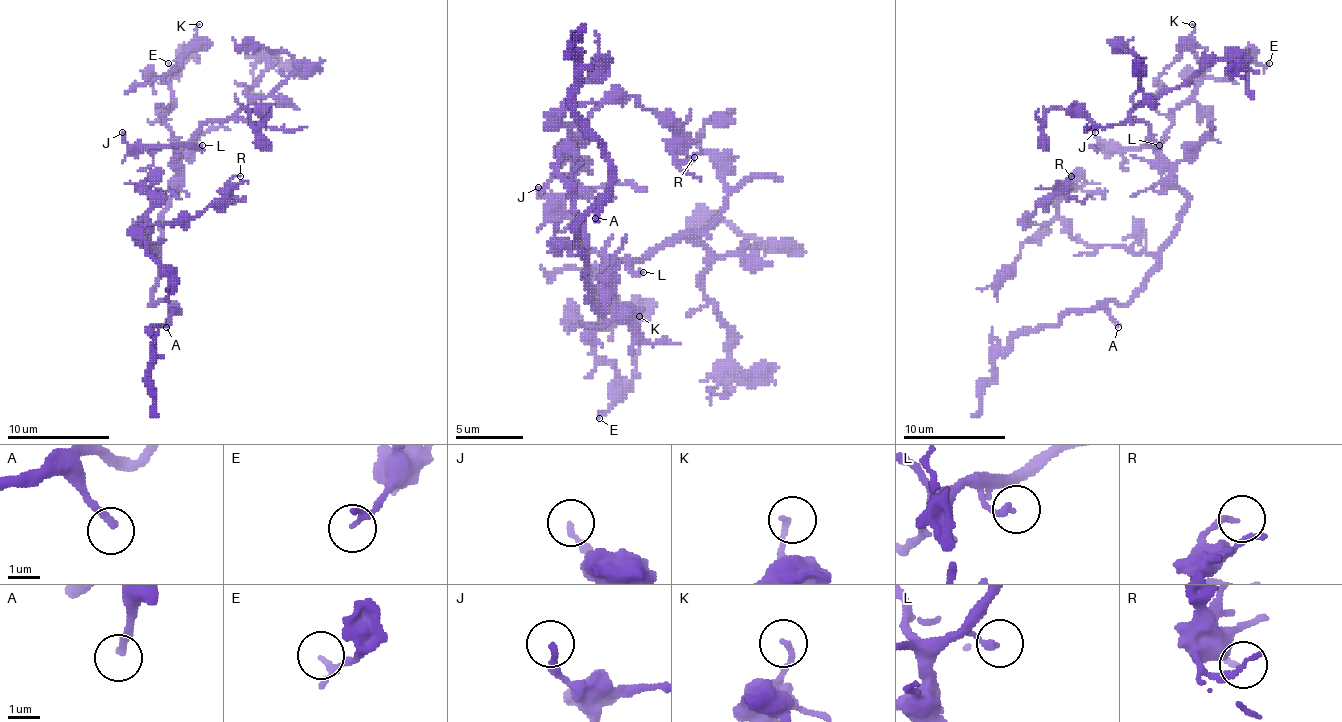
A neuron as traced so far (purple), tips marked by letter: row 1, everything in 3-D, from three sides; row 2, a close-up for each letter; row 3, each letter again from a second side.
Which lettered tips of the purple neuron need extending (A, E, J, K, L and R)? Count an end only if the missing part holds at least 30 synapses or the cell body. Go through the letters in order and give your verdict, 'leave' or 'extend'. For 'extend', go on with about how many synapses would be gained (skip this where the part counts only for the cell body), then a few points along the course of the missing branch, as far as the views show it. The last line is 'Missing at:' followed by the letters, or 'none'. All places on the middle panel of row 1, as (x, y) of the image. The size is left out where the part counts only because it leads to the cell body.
A: extend | 120 syn | (595, 218), (585, 282), (605, 269), (687, 282), (734, 327), (738, 377), (711, 401), (629, 418), (622, 381)
E: leave
J: leave
K: leave
L: leave
R: leave
Missing at: A

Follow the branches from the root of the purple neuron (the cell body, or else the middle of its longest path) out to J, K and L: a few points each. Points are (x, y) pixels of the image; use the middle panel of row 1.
J: (595, 303), (602, 310), (602, 286), (609, 279), (609, 265), (585, 245), (582, 228), (565, 218), (538, 187)
K: (595, 303), (602, 310), (609, 272), (595, 289), (609, 306), (599, 327), (626, 313), (639, 316)
L: (595, 303), (602, 310), (602, 286), (622, 262), (632, 272), (643, 272)

